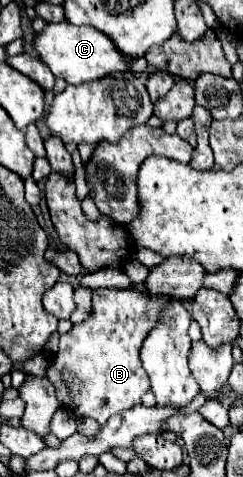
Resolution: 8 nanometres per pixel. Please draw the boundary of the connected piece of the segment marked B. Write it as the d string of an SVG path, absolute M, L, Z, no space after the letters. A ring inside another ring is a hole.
M135 289L93 291L91 315L61 335L59 351L47 369L47 377L53 381L57 397L67 411L105 425L111 415L141 403L141 395L149 391L149 377L141 367L139 351L167 301L165 295L151 297Z

